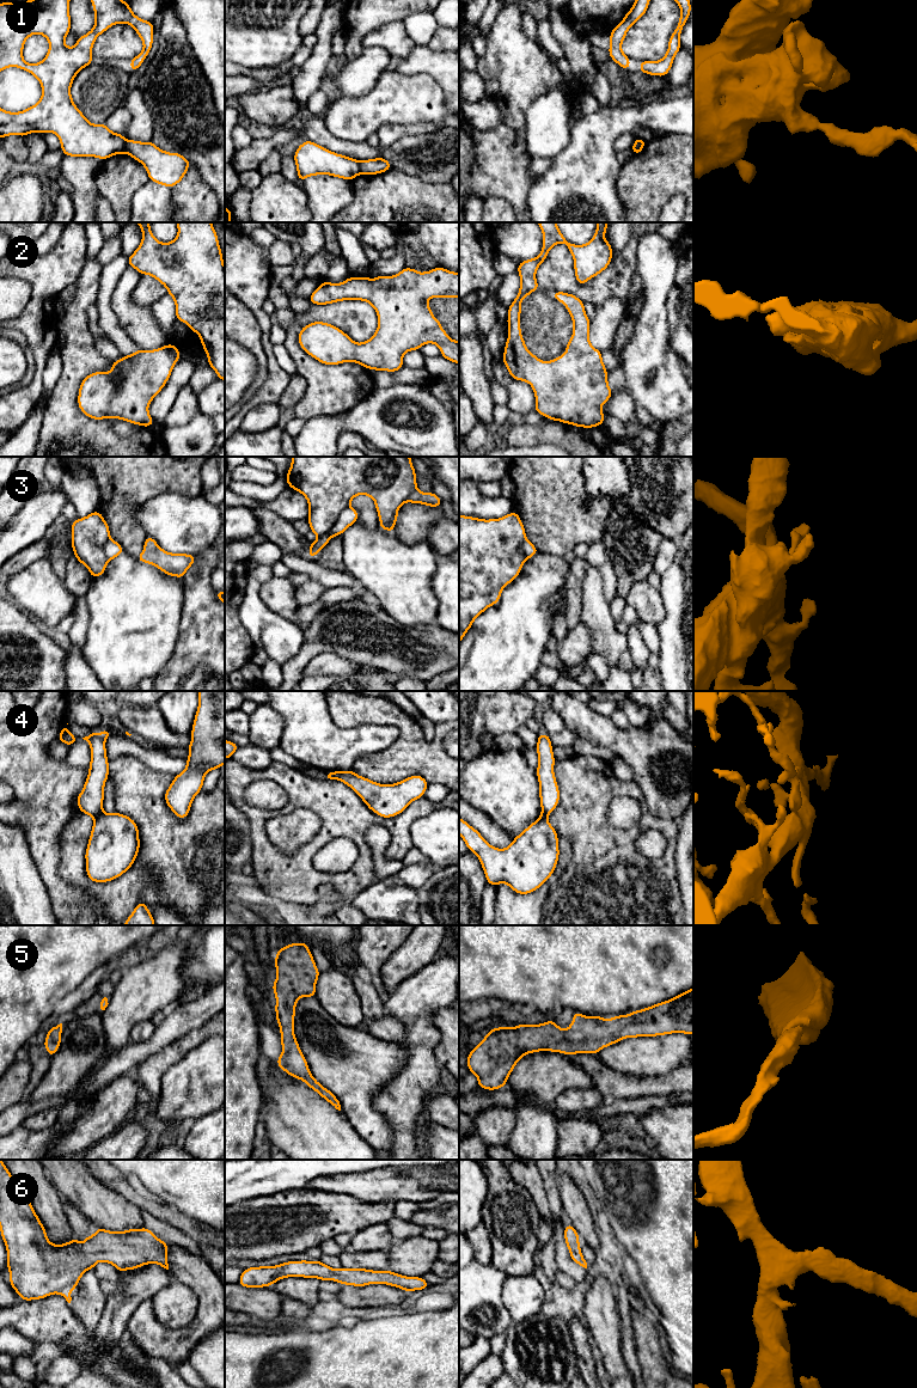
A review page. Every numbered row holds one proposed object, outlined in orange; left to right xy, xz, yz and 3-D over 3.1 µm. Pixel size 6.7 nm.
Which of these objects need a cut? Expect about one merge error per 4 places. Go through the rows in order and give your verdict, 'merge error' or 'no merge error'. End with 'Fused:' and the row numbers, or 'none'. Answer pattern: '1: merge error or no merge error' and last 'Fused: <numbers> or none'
1: merge error
2: no merge error
3: merge error
4: merge error
5: no merge error
6: no merge error
Fused: 1, 3, 4

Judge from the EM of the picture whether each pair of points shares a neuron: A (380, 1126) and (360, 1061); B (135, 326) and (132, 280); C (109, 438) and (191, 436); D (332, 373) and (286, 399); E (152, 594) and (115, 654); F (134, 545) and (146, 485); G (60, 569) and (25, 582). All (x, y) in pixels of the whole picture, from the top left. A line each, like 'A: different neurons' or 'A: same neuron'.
A: same neuron
B: same neuron
C: different neurons
D: different neurons
E: same neuron
F: same neuron
G: different neurons

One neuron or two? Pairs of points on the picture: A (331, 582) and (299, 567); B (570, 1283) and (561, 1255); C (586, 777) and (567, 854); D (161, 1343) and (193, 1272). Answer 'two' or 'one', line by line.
A: one
B: two
C: two
D: one

